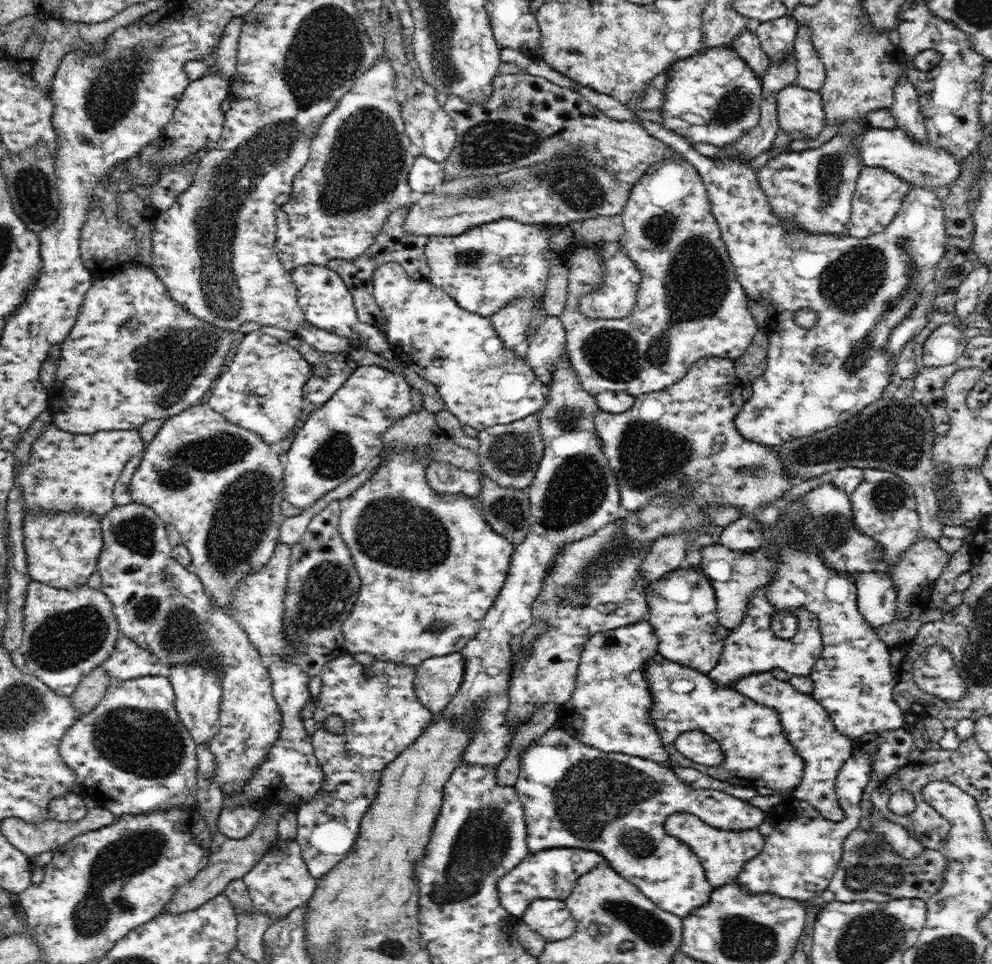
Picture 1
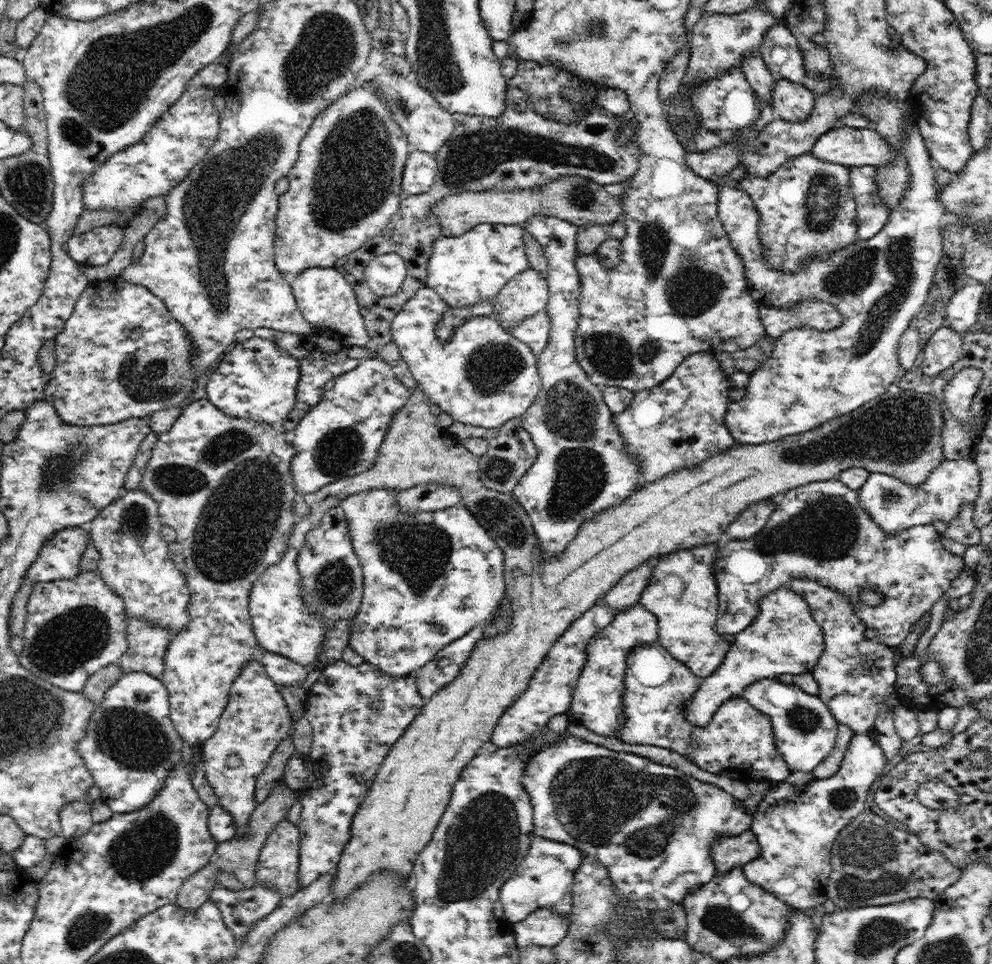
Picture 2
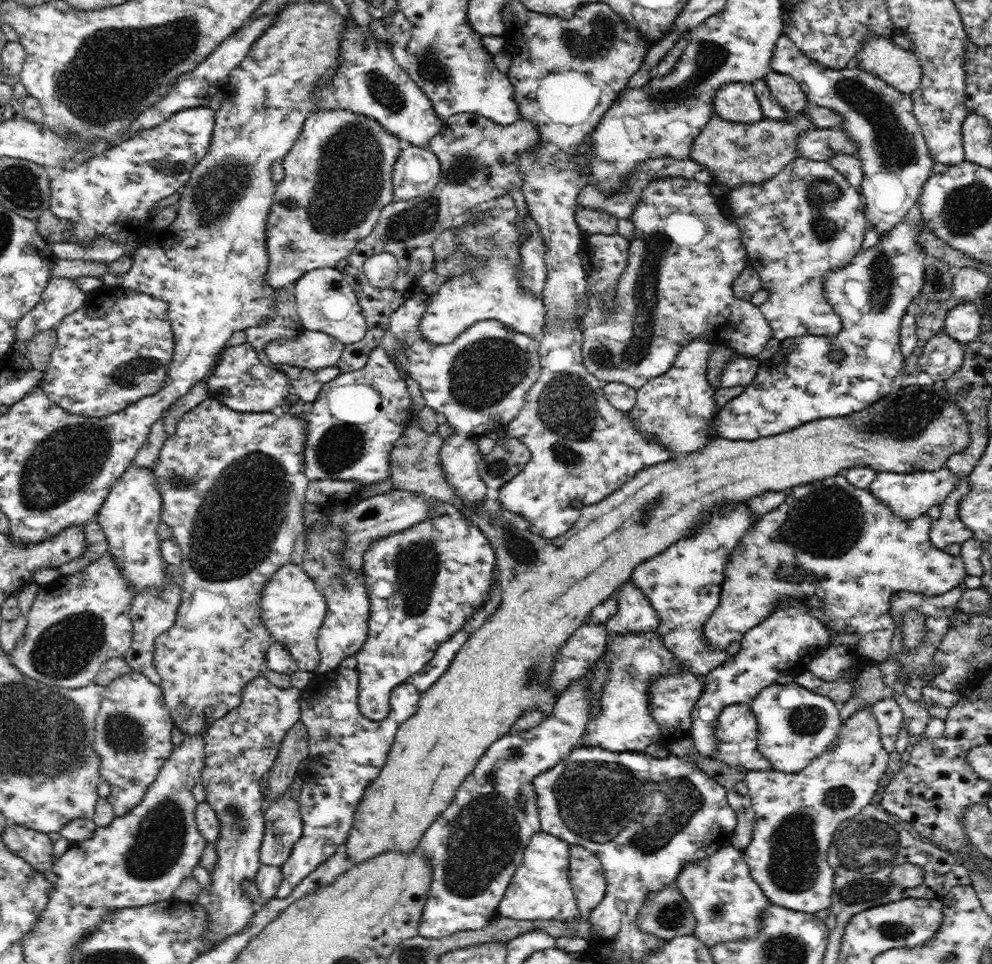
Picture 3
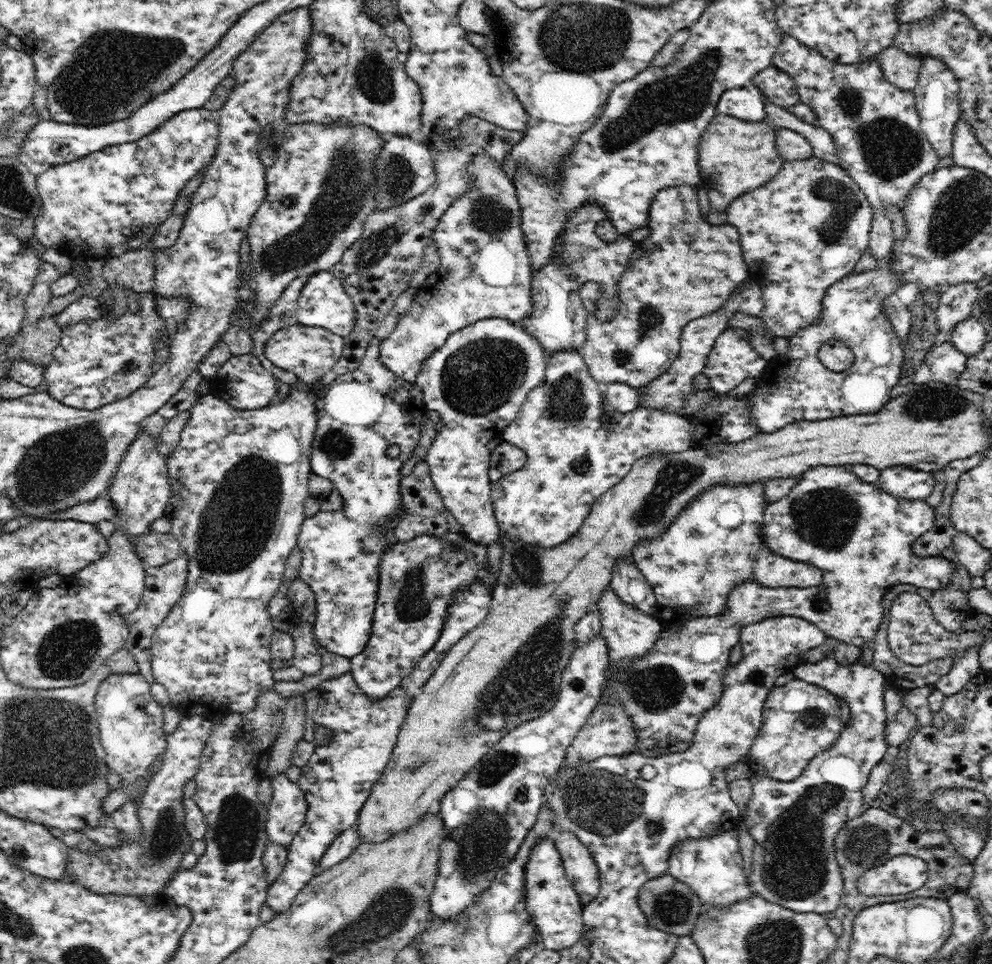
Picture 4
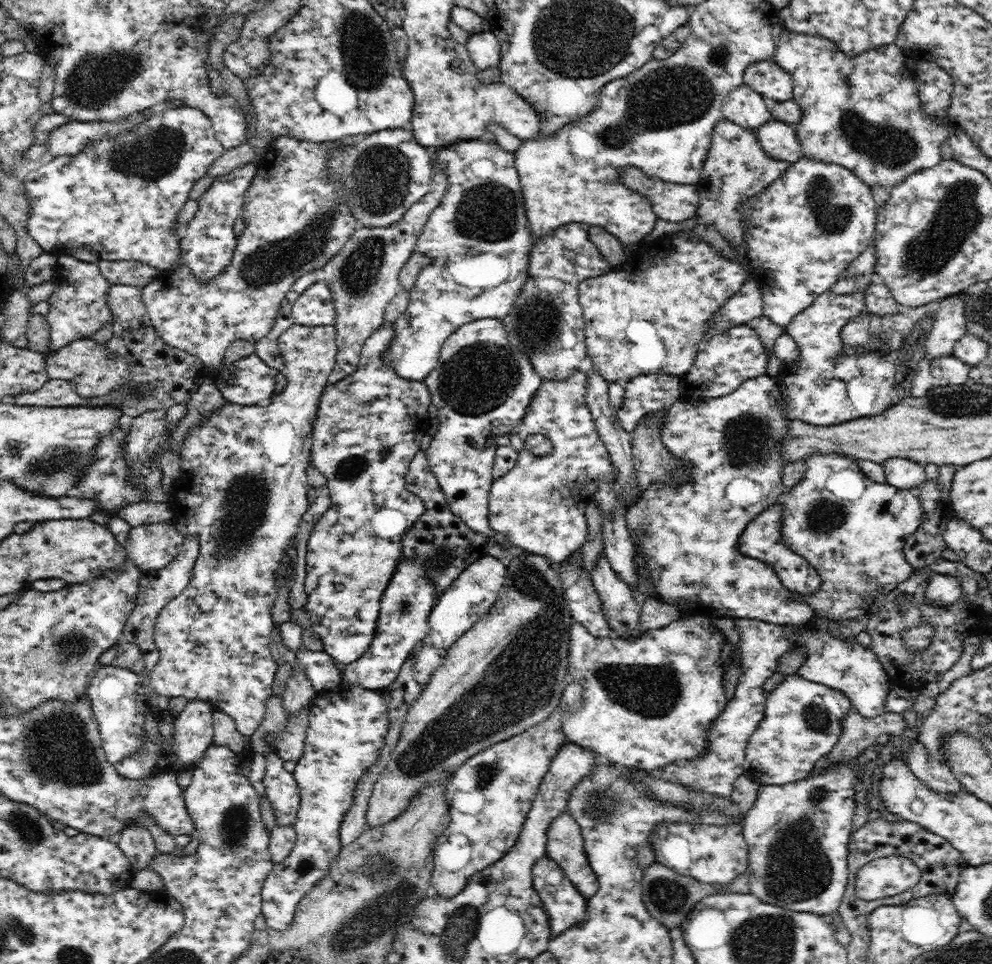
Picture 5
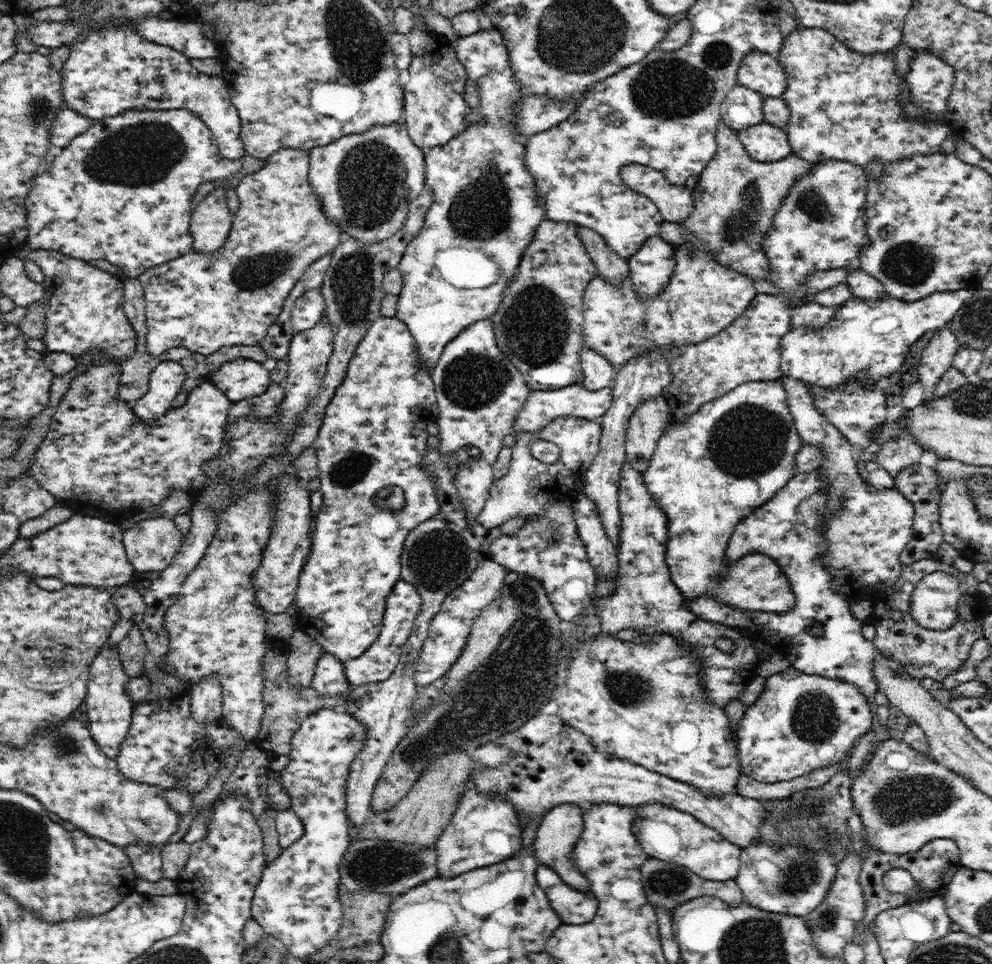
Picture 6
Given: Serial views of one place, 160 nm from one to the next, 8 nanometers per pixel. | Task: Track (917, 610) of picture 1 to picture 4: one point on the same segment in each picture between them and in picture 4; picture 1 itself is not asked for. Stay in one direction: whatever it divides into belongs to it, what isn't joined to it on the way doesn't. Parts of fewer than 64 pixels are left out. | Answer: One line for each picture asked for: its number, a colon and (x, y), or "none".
2: (819, 531)
3: (856, 552)
4: (860, 536)

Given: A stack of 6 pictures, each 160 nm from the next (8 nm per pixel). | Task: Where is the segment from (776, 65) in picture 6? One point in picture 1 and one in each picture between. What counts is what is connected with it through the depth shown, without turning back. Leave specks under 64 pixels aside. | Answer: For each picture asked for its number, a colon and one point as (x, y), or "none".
1: (800, 112)
2: (794, 102)
3: (784, 88)
4: (778, 86)
5: (766, 77)

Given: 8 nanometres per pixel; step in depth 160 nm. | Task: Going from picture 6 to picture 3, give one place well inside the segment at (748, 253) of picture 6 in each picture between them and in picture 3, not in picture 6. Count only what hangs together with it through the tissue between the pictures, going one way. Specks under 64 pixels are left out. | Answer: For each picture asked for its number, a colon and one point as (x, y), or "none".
3: (736, 153)
4: (735, 156)
5: (736, 168)

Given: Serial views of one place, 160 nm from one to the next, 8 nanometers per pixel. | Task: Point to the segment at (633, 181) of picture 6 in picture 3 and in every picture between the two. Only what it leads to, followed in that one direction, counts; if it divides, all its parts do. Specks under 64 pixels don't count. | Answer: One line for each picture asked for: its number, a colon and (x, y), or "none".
3: (685, 254)
4: (688, 268)
5: (674, 202)

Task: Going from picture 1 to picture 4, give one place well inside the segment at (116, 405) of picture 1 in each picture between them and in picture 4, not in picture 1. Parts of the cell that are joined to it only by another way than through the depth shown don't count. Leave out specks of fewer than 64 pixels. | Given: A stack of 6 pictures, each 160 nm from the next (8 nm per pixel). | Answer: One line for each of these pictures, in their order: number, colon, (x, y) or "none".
2: (121, 355)
3: (114, 350)
4: (97, 362)

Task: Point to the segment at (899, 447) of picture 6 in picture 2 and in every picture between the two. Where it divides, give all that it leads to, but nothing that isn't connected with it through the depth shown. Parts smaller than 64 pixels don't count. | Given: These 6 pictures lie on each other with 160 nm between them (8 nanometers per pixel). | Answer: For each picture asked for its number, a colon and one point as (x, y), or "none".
2: (894, 505)
3: (910, 495)
4: (904, 482)
5: (903, 474)

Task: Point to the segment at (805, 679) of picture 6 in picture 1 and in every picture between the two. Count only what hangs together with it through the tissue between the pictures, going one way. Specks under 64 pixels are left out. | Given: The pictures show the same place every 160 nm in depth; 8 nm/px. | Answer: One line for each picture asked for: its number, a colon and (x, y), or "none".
1: (808, 726)
2: (804, 728)
3: (795, 725)
4: (800, 719)
5: (802, 722)

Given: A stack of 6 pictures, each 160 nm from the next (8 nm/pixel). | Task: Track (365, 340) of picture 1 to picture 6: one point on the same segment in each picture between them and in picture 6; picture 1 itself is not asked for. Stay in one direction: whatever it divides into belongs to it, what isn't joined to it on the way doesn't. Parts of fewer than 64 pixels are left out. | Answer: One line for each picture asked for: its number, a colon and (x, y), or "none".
2: (323, 296)
3: (325, 301)
4: (324, 303)
5: (314, 308)
6: (308, 311)

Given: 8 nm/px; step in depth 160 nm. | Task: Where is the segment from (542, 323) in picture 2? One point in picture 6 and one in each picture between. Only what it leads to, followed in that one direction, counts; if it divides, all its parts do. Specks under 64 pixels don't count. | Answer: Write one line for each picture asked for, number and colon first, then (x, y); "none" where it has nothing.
3: (491, 291)
4: (485, 272)
5: (478, 239)
6: (486, 210)

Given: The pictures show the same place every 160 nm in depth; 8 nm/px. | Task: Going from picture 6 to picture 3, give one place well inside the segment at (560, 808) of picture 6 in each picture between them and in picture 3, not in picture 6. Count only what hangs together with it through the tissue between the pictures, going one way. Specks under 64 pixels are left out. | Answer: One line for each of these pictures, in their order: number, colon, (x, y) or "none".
3: (586, 874)
4: (580, 867)
5: (564, 844)

